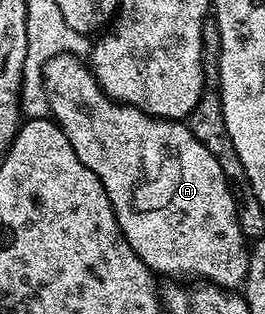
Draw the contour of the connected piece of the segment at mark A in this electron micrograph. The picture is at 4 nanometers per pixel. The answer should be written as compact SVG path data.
M63 52L46 62L44 83L46 96L49 99L49 111L52 119L56 120L57 125L63 130L63 134L67 134L67 138L71 142L71 150L75 150L75 154L79 154L79 162L83 162L83 166L87 166L87 170L91 170L91 174L95 174L99 178L99 182L103 182L103 190L115 210L115 218L119 222L119 230L123 230L131 250L135 250L135 254L139 254L139 258L148 266L150 272L158 277L185 278L181 276L194 276L197 279L194 281L197 282L208 282L216 284L219 288L230 290L240 289L245 283L245 275L249 269L247 237L239 230L235 193L229 183L229 177L225 175L223 166L219 166L215 154L211 154L211 150L207 150L207 146L203 146L203 142L199 142L199 138L195 138L195 134L191 134L188 123L175 120L160 120L157 116L149 116L143 110L132 108L130 104L123 104L113 100L99 86L99 82L93 76L92 67L86 61L84 64L81 59L80 55L73 52Z

